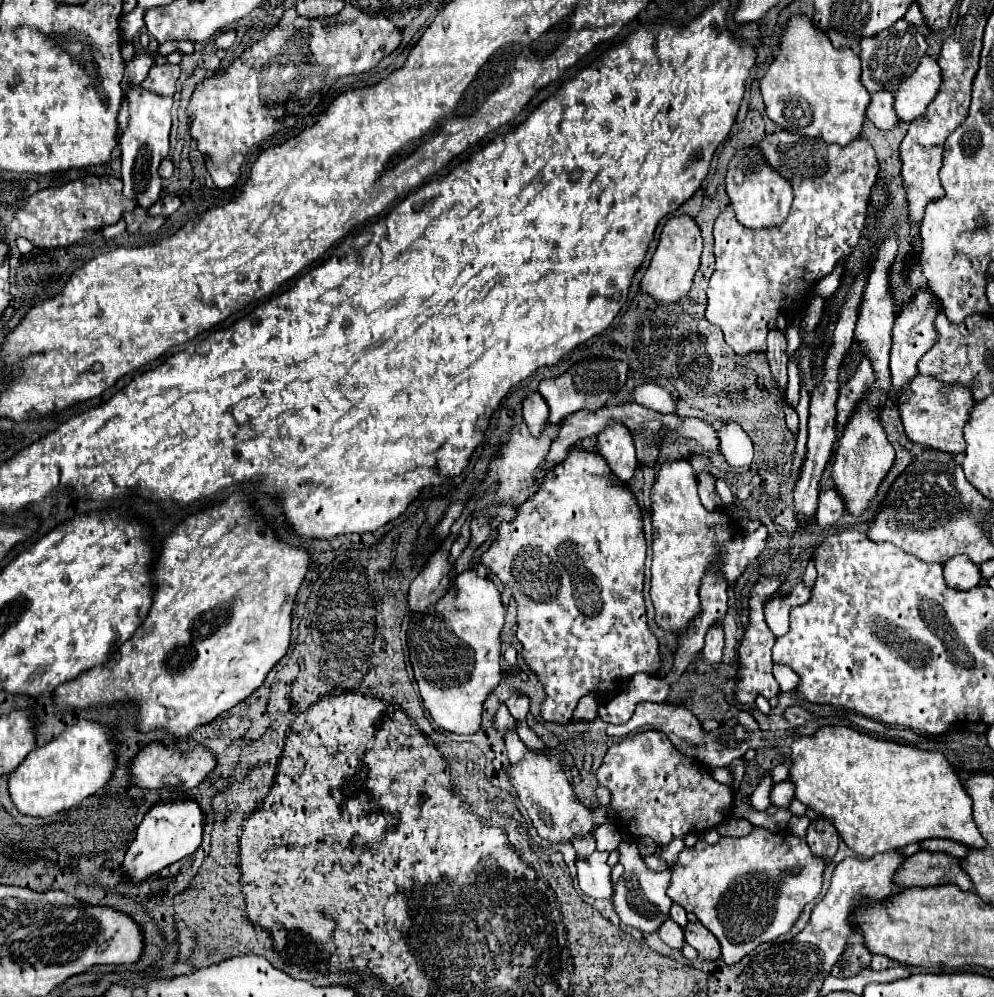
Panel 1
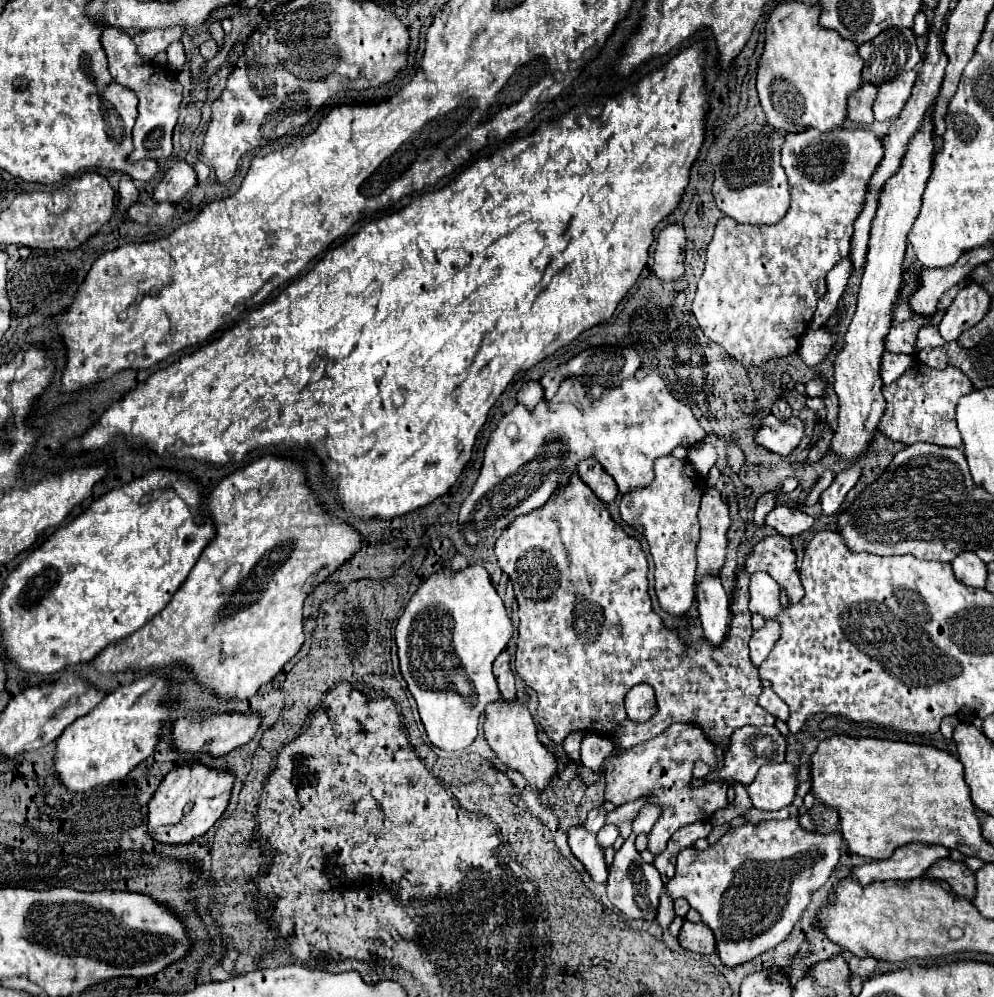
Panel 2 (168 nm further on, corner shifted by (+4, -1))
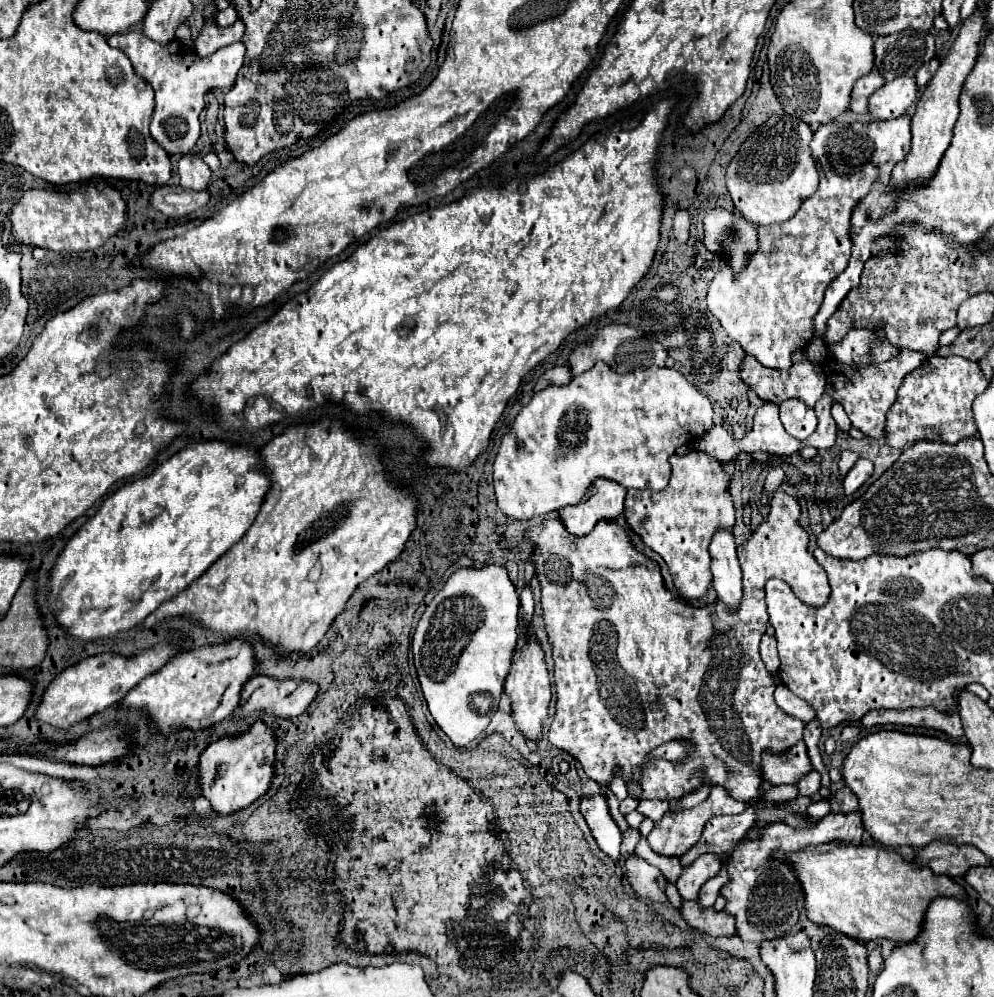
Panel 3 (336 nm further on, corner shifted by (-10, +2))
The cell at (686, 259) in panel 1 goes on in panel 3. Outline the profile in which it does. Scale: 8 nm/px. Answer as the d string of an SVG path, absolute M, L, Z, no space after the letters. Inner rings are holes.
M678 210L674 216L674 236L678 242L688 240L688 230L690 230L690 218L686 210Z

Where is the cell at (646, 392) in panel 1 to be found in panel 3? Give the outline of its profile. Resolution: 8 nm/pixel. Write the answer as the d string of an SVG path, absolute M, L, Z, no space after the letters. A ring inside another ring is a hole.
M598 362L566 386L548 386L536 392L530 404L518 412L494 460L496 504L508 518L530 520L580 502L586 488L600 476L616 480L624 488L664 490L670 480L668 458L690 436L702 438L714 428L712 414L710 400L672 368L646 368L622 376Z

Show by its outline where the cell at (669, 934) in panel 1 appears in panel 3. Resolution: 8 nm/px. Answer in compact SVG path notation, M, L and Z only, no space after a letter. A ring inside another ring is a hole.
M702 854L696 862L692 862L688 868L684 868L676 882L676 888L682 896L682 900L696 900L700 886L708 878L716 876L720 868L722 868L722 862L718 860L716 854Z

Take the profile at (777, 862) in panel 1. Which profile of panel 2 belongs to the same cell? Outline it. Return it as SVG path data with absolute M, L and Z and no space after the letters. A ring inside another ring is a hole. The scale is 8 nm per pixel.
M798 819L760 821L756 825L746 823L730 829L716 845L710 845L700 853L696 853L696 849L692 847L684 849L678 857L676 875L666 885L666 889L668 893L672 893L672 899L688 899L690 907L702 915L702 921L716 935L718 955L722 963L734 967L762 955L764 951L774 949L790 935L794 923L800 919L800 913L810 903L810 895L820 889L832 875L842 853L840 847L840 831L826 835L810 833L800 827Z

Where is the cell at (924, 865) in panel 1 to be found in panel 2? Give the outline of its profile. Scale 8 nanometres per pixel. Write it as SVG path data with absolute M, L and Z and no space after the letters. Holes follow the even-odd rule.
M942 859L926 873L930 879L942 879L946 881L958 895L974 899L976 893L976 877L974 871L970 871L964 863L954 859Z

